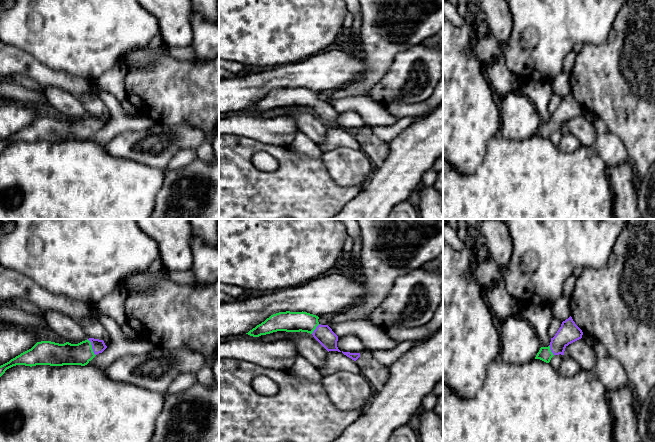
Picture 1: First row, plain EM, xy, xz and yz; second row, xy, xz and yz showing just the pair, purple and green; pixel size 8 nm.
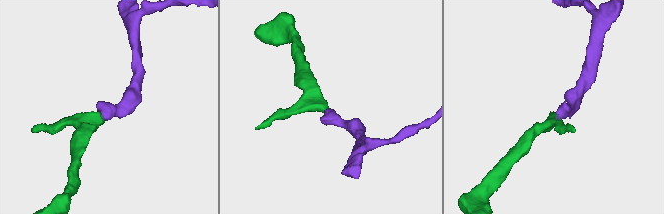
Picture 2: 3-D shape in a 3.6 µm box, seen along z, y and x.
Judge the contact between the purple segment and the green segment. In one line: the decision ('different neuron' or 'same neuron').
same neuron

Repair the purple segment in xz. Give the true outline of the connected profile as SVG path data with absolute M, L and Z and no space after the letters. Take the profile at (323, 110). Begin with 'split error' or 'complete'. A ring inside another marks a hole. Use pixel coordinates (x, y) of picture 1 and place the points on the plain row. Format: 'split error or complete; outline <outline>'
split error; outline M279 88L271 91L264 98L250 106L248 111L259 113L277 107L307 108L329 128L338 127L338 112L328 101L321 101L319 93L307 88Z

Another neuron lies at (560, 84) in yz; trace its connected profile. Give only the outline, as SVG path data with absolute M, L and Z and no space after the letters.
M560 72L551 80L552 92L561 96L562 98L571 92L570 79L571 74Z

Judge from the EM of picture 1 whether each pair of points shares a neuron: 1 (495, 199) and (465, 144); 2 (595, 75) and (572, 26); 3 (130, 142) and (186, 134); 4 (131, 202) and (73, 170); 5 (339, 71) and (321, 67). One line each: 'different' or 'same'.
1: different
2: different
3: same
4: same
5: same

